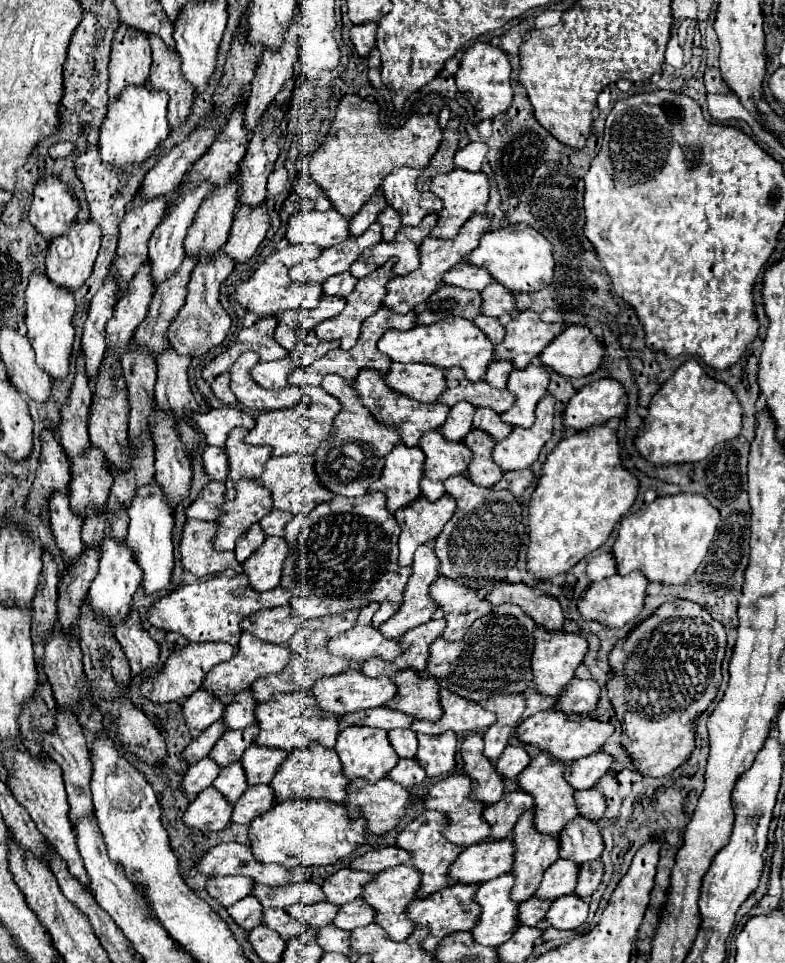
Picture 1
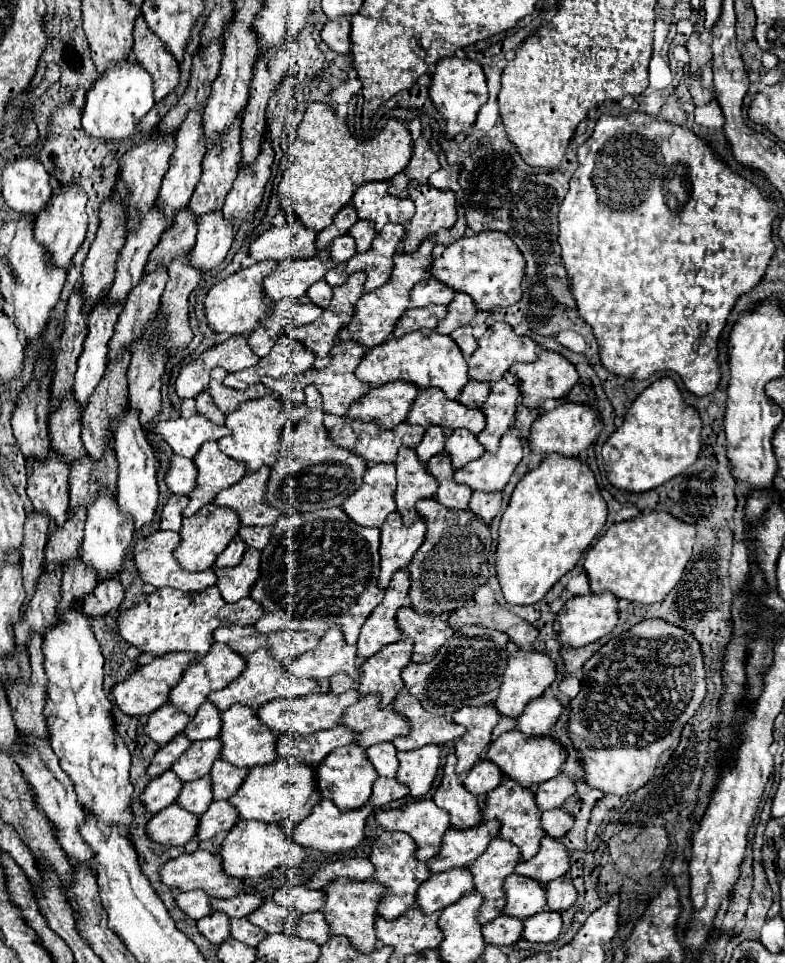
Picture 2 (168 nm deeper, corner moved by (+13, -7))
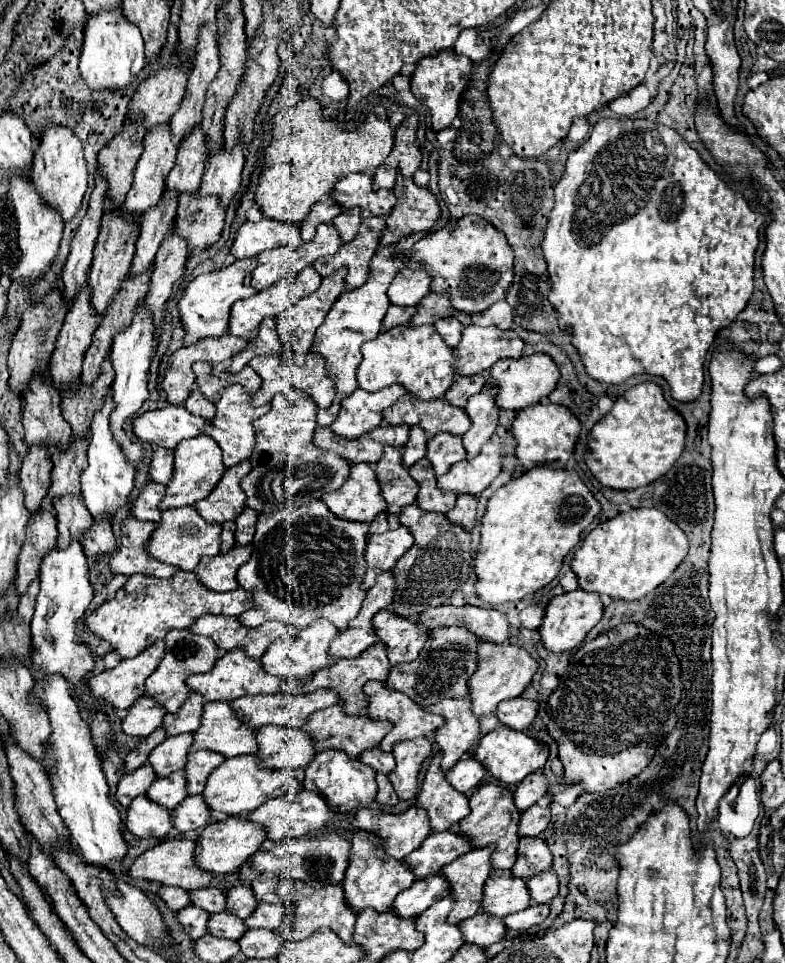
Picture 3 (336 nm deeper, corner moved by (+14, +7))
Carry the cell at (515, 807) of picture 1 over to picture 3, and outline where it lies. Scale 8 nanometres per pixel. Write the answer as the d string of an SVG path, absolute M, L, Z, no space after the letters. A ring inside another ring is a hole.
M453 831L431 833L421 847L417 847L407 859L405 865L413 869L415 879L425 879L429 875L439 873L445 865L455 861L459 855L471 851L469 841Z

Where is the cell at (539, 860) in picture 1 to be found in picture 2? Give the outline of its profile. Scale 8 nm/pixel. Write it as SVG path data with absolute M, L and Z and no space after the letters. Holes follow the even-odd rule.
M496 835L490 841L486 853L482 853L482 857L470 865L476 891L484 895L480 923L488 923L502 915L502 907L506 907L506 891L502 889L502 881L506 875L514 873L514 865L520 861L522 855L518 847L514 847L514 843L506 843L506 839L498 839Z

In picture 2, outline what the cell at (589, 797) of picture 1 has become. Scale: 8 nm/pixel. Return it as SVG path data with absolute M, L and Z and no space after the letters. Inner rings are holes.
M562 807L542 811L542 829L550 837L564 837L574 825L574 815L564 811Z

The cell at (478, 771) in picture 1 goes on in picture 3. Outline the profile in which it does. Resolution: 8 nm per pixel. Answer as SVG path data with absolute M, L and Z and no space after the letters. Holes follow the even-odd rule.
M435 755L429 761L429 767L423 777L421 791L415 803L417 807L429 813L431 833L451 831L463 817L469 815L467 797L445 781L443 771L439 769L439 759L441 755Z

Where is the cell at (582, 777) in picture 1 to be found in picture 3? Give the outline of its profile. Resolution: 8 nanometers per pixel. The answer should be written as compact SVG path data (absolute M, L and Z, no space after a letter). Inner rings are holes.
M541 771L531 773L529 777L525 777L525 781L521 781L521 785L515 787L513 791L513 801L515 807L519 811L525 811L527 807L531 807L539 797L543 797L547 793L547 779Z

